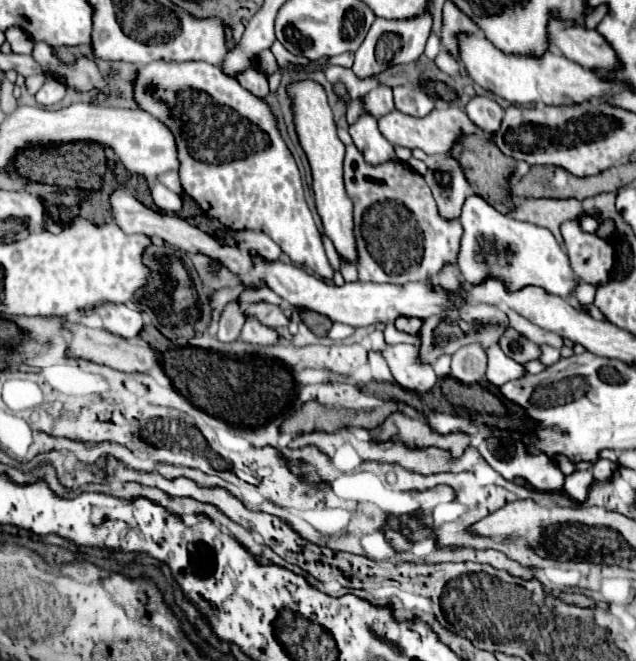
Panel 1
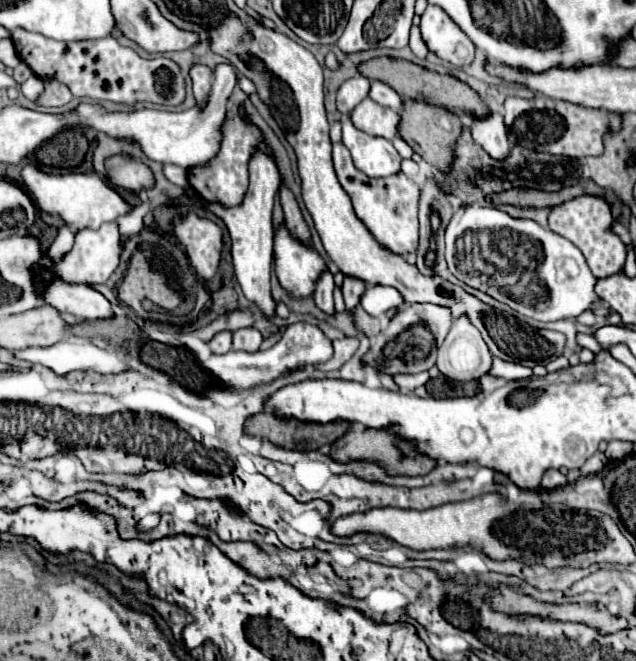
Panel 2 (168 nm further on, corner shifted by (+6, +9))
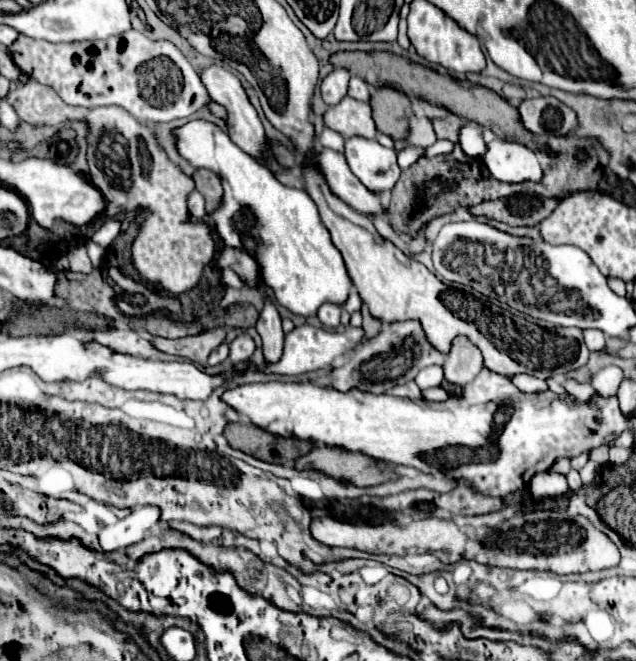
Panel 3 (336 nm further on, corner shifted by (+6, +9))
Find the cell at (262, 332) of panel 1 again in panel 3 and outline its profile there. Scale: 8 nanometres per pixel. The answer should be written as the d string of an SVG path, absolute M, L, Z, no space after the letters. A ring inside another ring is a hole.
M239 334L233 342L231 342L231 352L229 352L229 362L231 364L239 364L239 362L247 362L253 356L255 350L255 342L251 336L247 334Z

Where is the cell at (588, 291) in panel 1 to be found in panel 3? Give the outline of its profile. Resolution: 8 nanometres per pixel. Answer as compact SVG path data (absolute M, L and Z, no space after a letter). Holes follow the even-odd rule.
M585 330L585 344L591 352L603 352L605 348L605 334L599 330Z

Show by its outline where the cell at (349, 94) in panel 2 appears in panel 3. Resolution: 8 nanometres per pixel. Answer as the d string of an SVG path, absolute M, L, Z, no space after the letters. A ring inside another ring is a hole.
M335 68L331 74L327 74L321 80L323 102L329 104L329 106L337 104L347 94L347 82L349 82L349 72L343 70L343 68Z

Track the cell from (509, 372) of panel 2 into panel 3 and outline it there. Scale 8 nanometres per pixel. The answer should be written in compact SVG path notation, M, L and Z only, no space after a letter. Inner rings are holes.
M517 374L517 376L511 378L511 382L513 382L519 390L523 390L523 392L527 392L527 394L537 394L537 392L549 390L549 386L547 386L545 380L539 380L539 378L529 376L529 374Z

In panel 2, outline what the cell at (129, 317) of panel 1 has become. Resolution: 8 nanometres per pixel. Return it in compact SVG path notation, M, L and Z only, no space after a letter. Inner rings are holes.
M53 280L45 290L45 302L55 306L61 314L71 314L79 320L109 320L113 318L113 304L95 288L83 284L67 284Z

